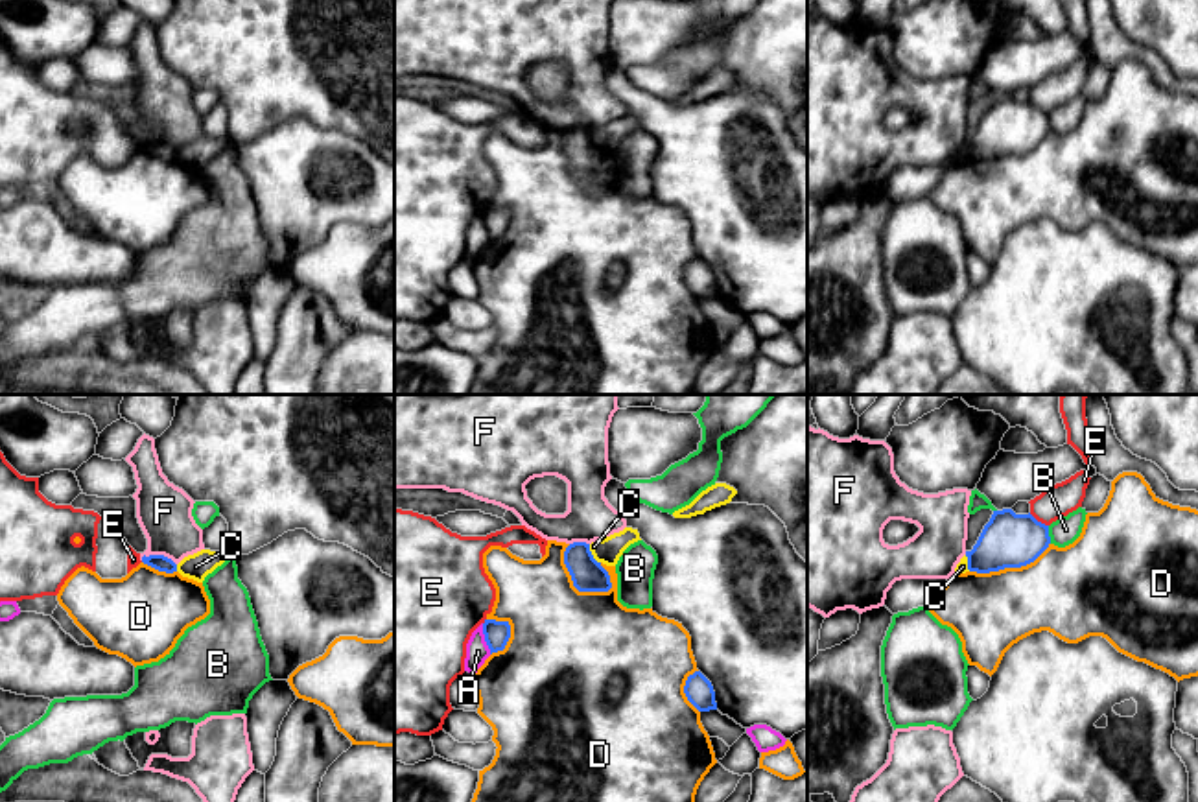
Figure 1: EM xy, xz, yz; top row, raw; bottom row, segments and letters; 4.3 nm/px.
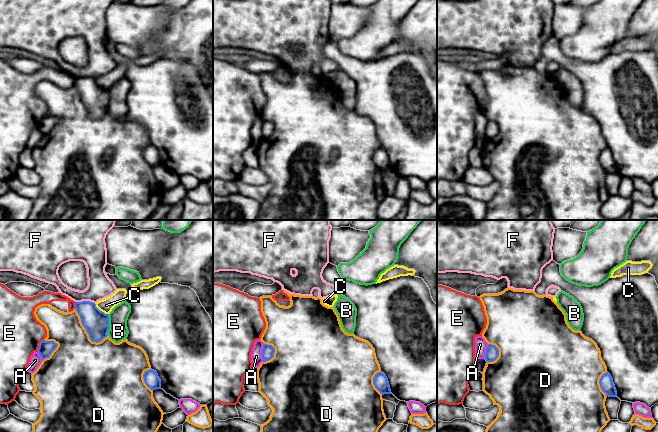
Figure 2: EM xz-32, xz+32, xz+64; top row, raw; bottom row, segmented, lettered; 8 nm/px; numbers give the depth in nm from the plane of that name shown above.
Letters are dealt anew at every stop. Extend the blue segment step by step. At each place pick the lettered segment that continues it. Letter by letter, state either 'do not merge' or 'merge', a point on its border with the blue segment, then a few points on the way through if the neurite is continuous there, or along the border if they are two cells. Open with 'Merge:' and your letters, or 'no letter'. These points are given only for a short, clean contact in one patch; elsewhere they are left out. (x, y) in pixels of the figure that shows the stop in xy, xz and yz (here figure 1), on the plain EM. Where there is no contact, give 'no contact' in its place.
Merge: no letter
A: do not merge; contact xz (485, 225)
B: do not merge; contact yz (1047, 122)
C: do not merge; contact xz (590, 141); border xz (588, 131), (588, 137), (599, 150)
D: do not merge; contact xz (572, 166)
E: do not merge; contact yz (1036, 107)
F: do not merge; contact xy (159, 142); border xy (140, 144), (166, 142), (176, 152)

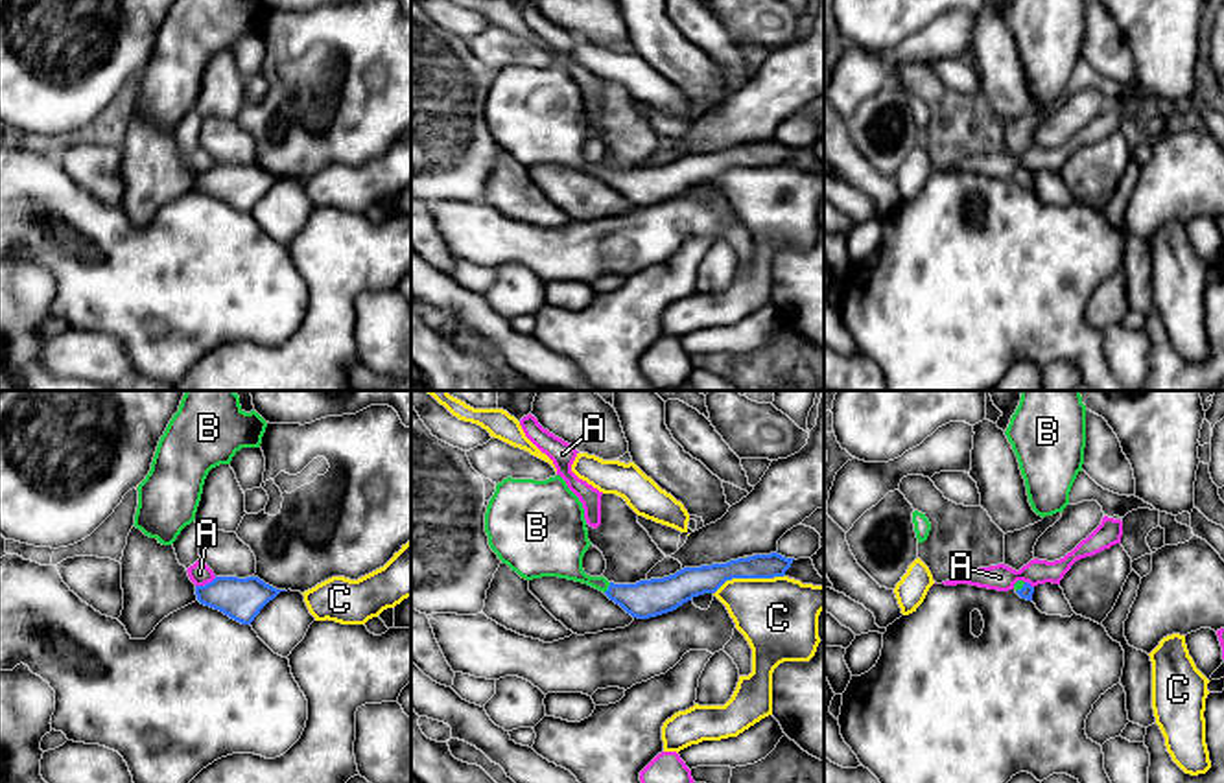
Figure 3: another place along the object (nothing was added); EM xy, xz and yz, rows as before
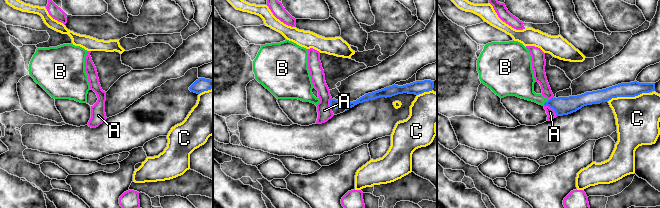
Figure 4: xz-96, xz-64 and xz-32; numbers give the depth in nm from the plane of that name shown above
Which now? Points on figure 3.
Merge: B
A: do not merge; contact xy (205, 172); border xy (216, 164), (196, 174)
B: merge; contact xz (609, 175); way xz (644, 186), (635, 186), (609, 175), (581, 164), (561, 144)
C: do not merge; contact xz (747, 164)

